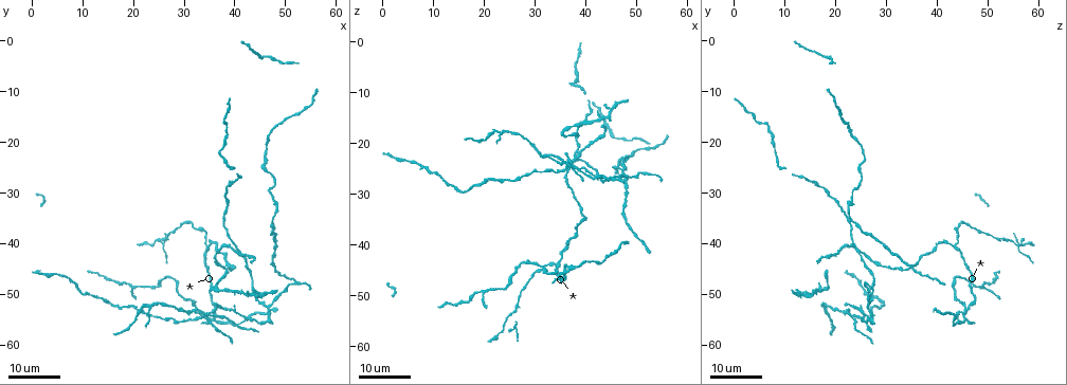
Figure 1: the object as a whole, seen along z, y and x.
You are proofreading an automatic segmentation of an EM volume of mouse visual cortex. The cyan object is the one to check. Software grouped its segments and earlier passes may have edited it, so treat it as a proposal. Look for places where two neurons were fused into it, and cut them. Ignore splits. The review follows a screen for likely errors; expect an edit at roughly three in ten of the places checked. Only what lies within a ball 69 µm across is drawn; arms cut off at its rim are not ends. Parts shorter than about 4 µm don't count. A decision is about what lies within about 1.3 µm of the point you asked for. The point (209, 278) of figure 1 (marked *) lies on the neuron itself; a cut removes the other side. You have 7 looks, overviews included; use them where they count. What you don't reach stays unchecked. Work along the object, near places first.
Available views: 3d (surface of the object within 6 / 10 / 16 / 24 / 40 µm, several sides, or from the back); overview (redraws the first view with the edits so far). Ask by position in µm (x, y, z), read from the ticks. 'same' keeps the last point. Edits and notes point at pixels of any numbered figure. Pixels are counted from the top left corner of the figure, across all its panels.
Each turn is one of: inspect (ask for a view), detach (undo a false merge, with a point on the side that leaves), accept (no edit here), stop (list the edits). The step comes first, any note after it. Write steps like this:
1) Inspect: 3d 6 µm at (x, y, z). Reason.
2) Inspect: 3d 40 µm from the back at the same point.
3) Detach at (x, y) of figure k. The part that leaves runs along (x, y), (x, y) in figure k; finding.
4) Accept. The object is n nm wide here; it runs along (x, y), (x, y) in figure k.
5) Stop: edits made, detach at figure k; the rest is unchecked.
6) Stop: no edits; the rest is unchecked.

Inspect: 3d 16 µm at (32.0, 37.5, 44.0). Thin neck.

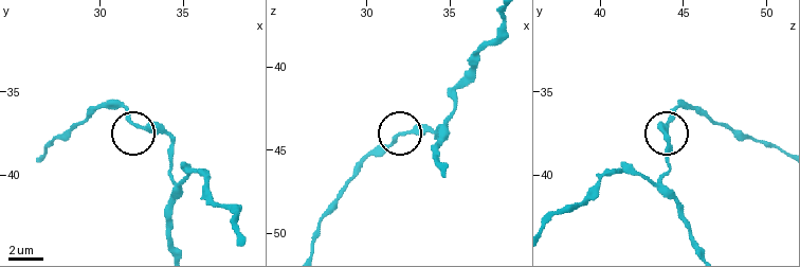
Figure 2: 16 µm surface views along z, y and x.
Inspect: 3d 6 µm at (32.2, 36.8, 44.0).

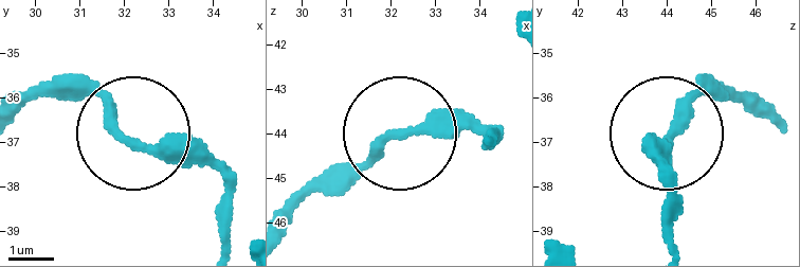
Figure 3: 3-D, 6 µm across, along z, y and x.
Accept. Continuous, no second neuron.

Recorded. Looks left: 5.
Inspect: 3d 16 µm at (34.5, 41.0, 44.0). Three arms meet.

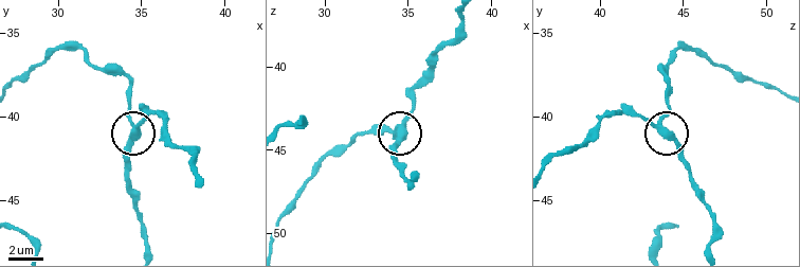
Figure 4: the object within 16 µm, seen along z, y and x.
Inspect: 3d 6 µm at (34.6, 40.6, 43.4).

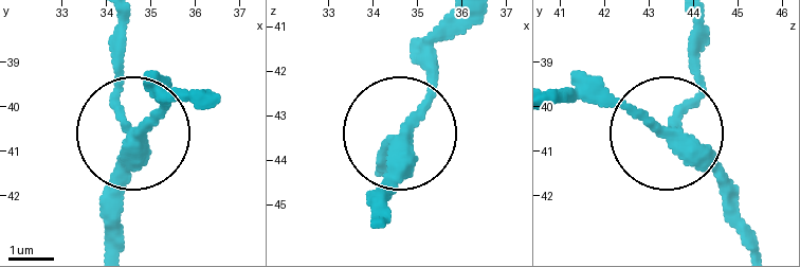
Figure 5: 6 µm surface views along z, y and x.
Accept. It runs along (755, 241), (675, 138), (694, 81), (694, 23) in figure 5; continuous, no second neuron.

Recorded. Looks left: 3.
Inspect: 3d 16 µm at (39.5, 40.0, 23.5). Side arm on a straight run.

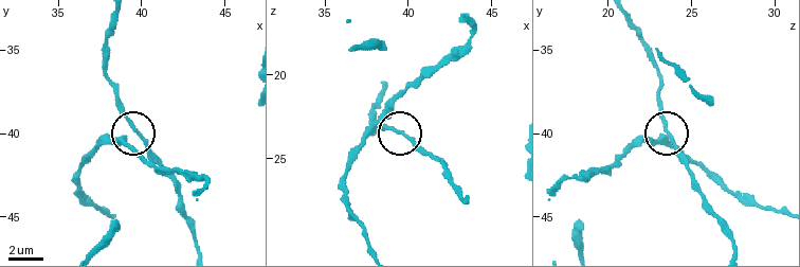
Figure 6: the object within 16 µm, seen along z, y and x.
Inspect: 3d 10 µm at (39.4, 39.4, 23.3). Zoom in.

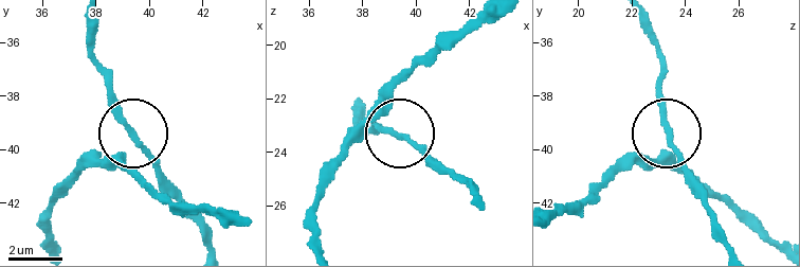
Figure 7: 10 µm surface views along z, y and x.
Inspect: 3d 10 µm from the back at (39.5, 39.4, 23.5).

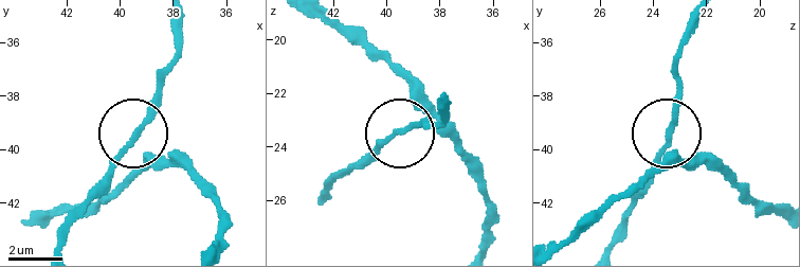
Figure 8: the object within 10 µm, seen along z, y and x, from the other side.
Accept. The side arm is 45 µm long; it runs along (480, 244), (473, 162), (425, 111), (402, 132), (443, 121) in figure 8; continuous, no second neuron.

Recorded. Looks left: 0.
Stop: no edits; the rest is unchecked.

